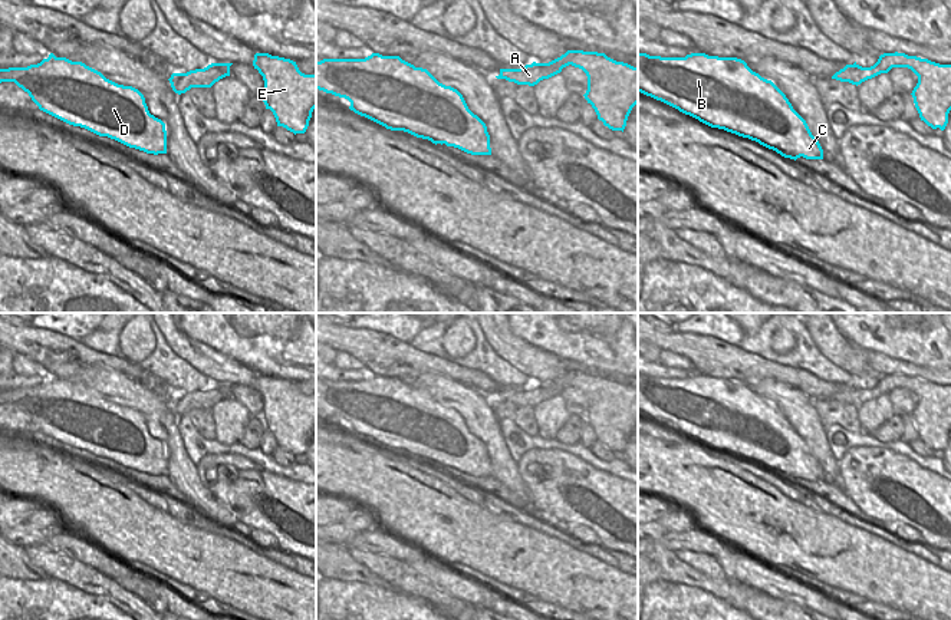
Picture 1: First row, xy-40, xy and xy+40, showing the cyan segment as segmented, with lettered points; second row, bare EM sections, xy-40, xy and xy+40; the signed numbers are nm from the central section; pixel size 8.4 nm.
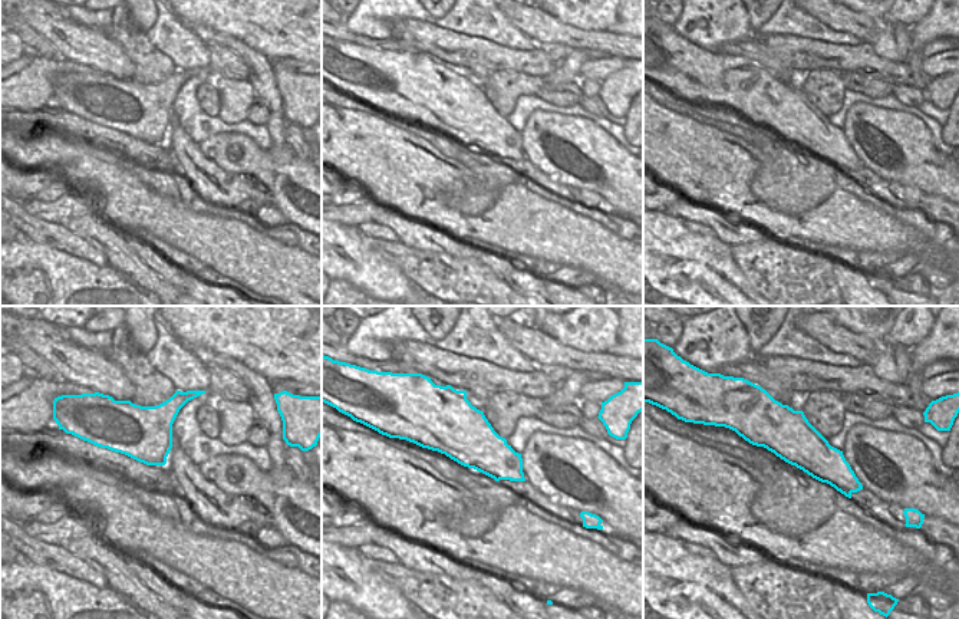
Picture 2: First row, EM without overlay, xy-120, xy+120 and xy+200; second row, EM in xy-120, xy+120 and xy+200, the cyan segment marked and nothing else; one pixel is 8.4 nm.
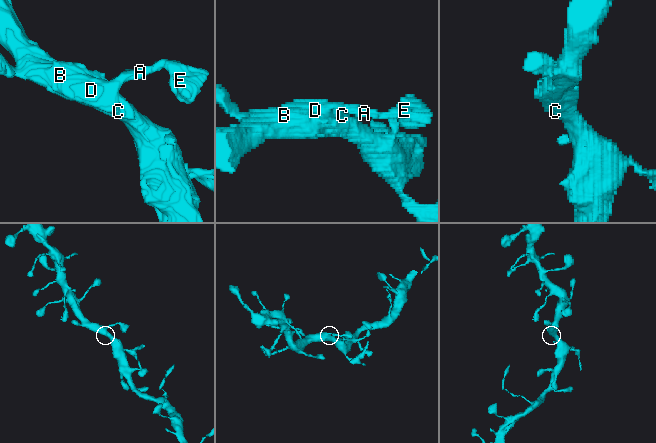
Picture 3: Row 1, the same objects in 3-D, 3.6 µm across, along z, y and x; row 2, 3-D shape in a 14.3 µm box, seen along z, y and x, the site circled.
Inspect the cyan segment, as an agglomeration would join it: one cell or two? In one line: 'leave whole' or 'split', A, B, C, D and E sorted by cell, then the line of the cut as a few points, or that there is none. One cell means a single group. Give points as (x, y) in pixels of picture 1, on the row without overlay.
leave whole; groups A B C D E; cut none

